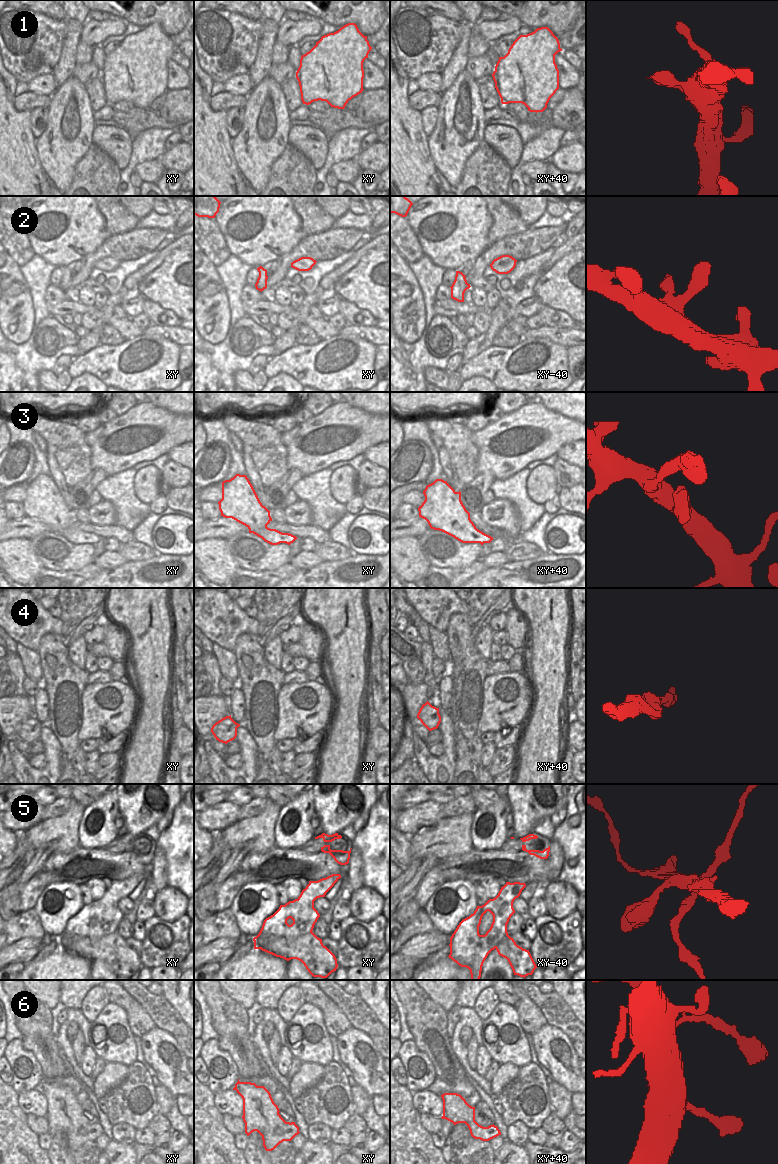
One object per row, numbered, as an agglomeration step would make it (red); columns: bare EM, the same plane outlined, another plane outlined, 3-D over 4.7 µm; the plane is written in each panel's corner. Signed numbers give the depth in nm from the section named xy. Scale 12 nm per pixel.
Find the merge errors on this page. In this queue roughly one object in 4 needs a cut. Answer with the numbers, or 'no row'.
5

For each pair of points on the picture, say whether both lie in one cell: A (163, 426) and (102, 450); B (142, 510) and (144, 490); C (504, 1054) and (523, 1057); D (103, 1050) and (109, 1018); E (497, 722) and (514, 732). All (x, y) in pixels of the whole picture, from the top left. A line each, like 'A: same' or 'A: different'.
A: same
B: different
C: same
D: same
E: different

